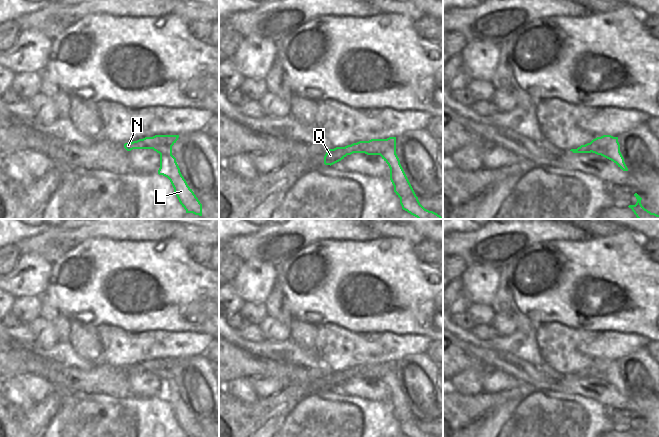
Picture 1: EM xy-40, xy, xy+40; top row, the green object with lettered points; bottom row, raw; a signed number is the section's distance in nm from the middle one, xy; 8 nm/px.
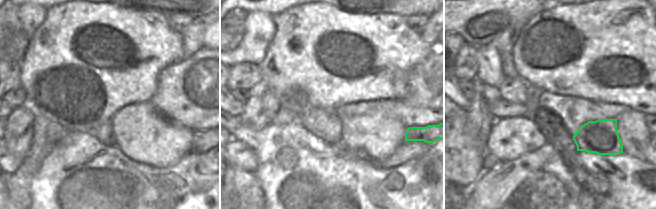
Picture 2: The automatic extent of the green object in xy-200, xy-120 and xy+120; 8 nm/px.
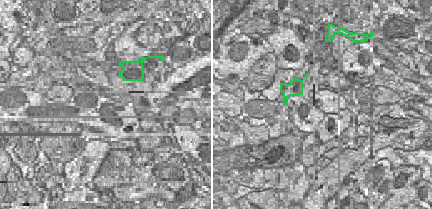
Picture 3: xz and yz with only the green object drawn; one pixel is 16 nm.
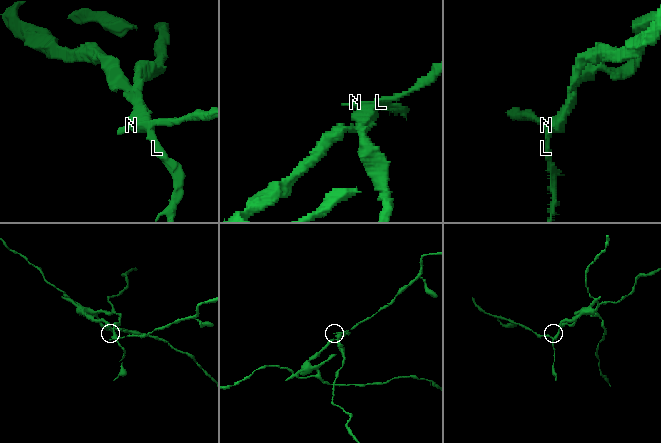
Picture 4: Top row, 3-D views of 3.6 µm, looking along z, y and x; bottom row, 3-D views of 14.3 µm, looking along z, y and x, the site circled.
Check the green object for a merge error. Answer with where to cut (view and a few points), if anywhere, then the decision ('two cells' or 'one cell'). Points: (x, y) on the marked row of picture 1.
xy (395, 144), (389, 145), (379, 154) | two cells

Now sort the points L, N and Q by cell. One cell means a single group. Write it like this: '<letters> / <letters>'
L / N Q

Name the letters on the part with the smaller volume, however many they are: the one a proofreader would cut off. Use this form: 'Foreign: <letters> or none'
Foreign: N, Q

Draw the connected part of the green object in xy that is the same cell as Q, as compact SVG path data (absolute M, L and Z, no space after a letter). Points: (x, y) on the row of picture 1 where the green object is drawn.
M389 137L387 139L371 139L369 141L359 141L345 147L336 147L329 149L324 156L325 165L333 165L347 155L353 153L365 153L367 155L380 155L387 147L396 145L396 137Z

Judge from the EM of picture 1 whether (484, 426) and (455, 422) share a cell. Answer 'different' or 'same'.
different

